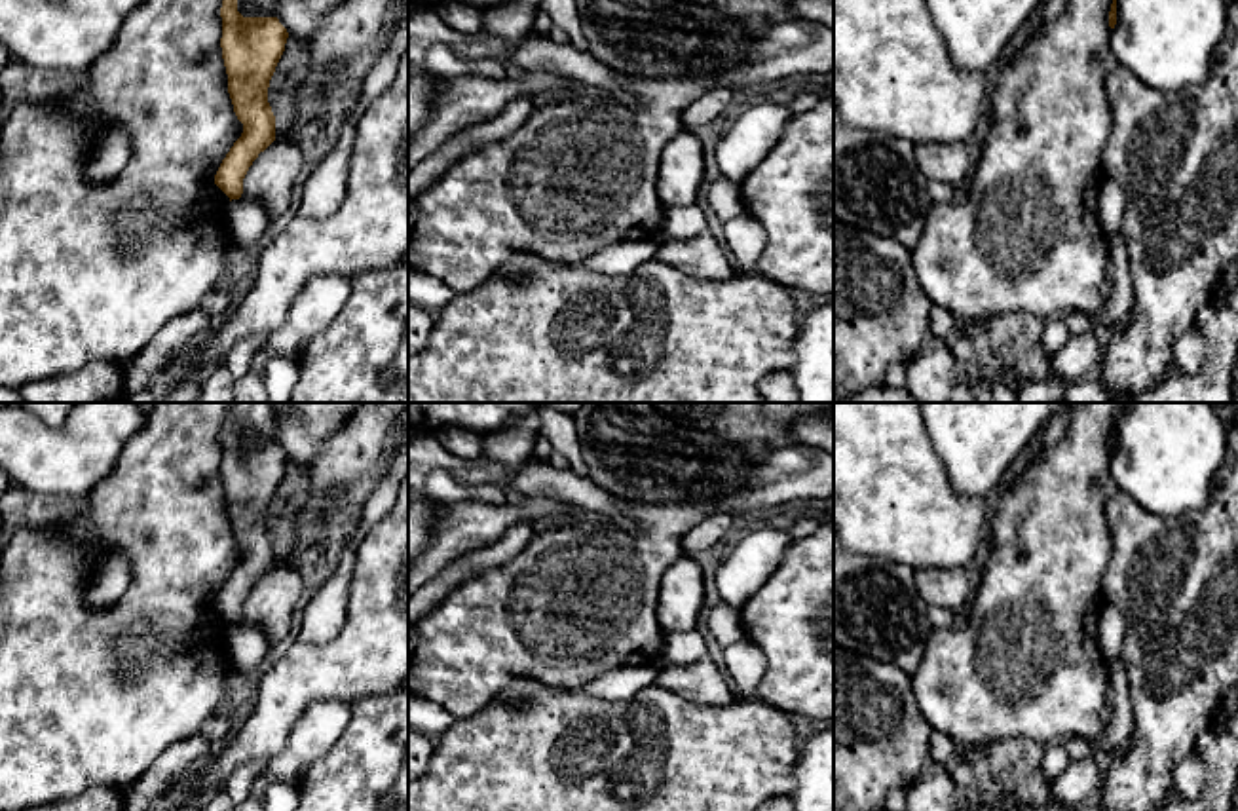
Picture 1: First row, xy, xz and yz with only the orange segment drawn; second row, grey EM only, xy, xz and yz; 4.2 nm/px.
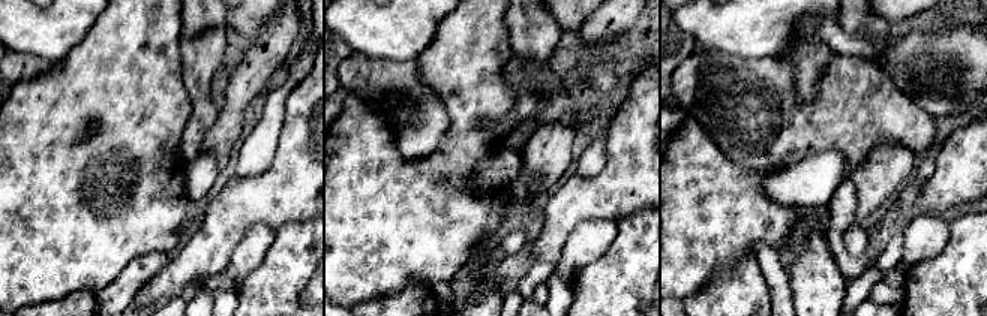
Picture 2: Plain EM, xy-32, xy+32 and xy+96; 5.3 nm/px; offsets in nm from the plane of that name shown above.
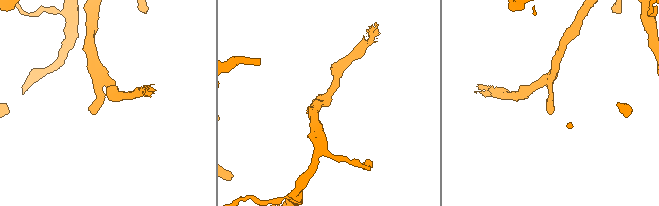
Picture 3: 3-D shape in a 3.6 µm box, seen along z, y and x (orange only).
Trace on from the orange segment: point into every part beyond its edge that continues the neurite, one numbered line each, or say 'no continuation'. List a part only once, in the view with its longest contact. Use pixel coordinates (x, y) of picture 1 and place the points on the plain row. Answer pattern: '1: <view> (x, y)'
no continuation

